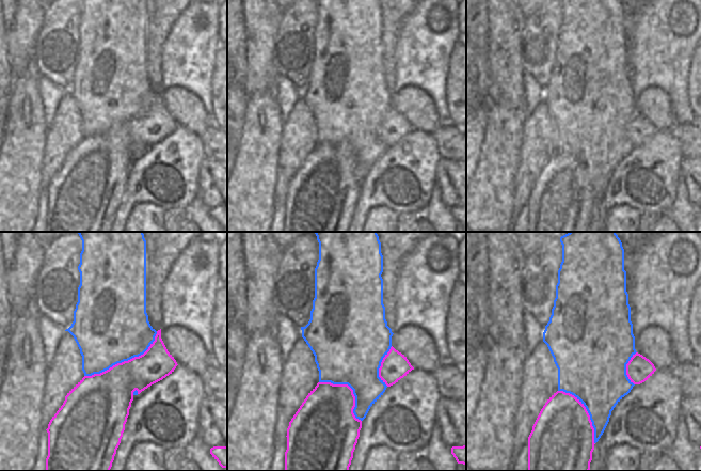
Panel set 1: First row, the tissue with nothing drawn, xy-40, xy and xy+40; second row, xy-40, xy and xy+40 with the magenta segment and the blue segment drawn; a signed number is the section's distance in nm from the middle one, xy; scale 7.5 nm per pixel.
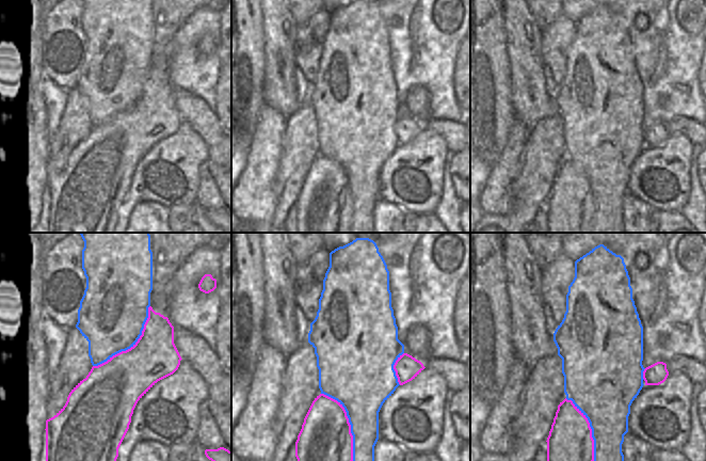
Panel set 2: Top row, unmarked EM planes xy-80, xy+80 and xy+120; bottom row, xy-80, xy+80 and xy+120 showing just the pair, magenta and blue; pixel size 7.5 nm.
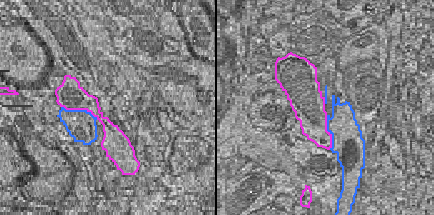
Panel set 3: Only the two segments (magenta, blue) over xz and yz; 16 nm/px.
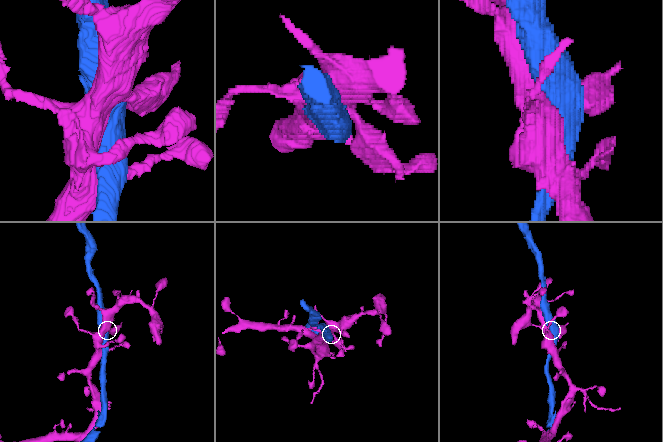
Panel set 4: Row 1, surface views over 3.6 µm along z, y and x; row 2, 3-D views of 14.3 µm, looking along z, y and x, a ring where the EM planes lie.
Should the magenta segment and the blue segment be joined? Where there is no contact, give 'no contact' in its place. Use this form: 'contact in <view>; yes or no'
contact in xy-40; no

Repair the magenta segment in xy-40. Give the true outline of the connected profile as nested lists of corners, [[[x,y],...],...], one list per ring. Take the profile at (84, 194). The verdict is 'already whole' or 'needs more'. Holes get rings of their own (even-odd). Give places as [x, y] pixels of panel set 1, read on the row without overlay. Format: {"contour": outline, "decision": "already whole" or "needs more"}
{"contour": [[[160,90],[157,92],[155,101],[143,115],[117,124],[100,135],[84,137],[67,154],[63,166],[48,185],[46,190],[48,193],[46,232],[110,232],[125,191],[125,185],[133,161],[133,153],[137,151],[140,155],[152,145],[172,135],[177,126],[176,121],[168,112],[161,99]]], "decision": "already whole"}

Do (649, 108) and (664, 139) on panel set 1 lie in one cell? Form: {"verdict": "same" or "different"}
{"verdict": "different"}

